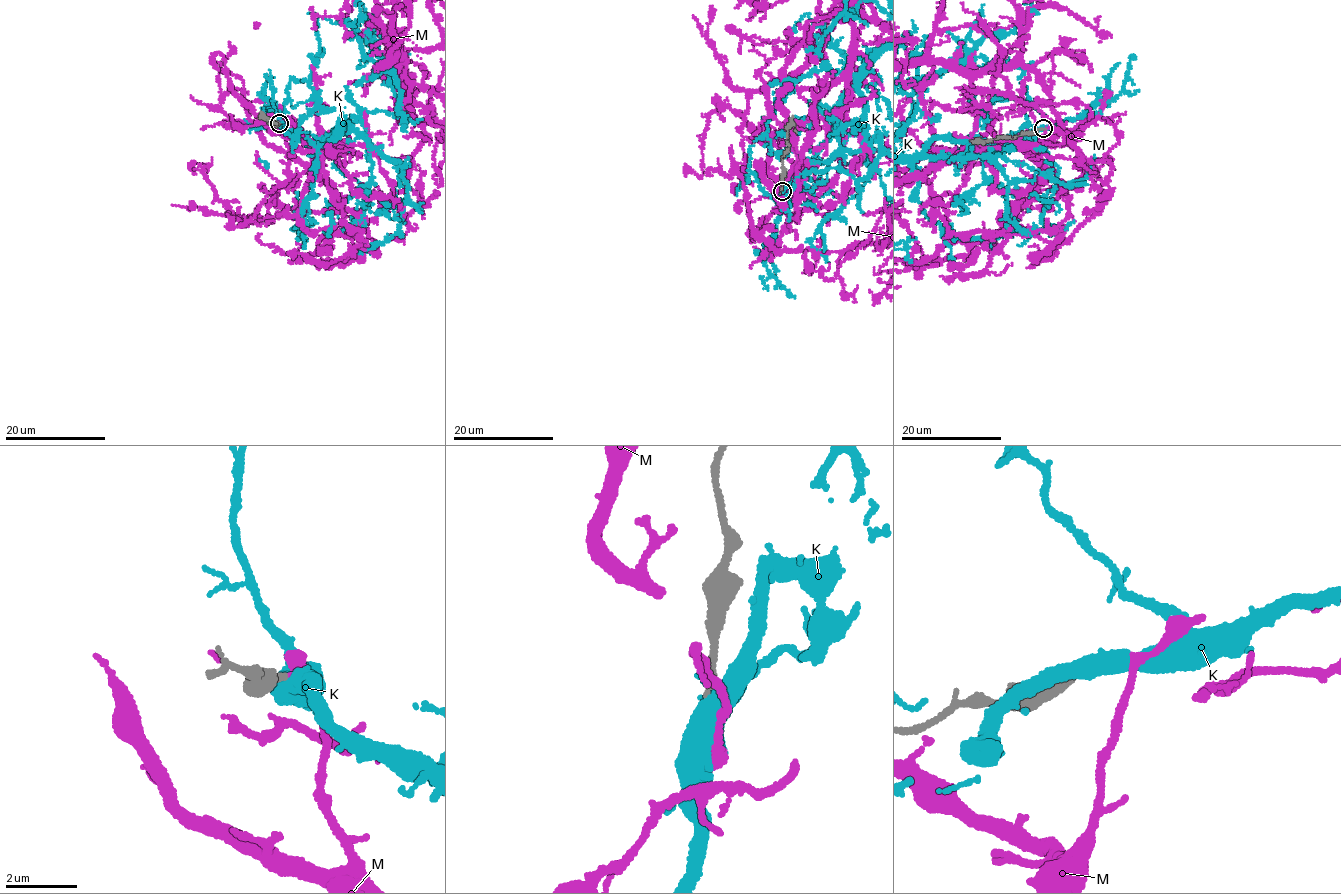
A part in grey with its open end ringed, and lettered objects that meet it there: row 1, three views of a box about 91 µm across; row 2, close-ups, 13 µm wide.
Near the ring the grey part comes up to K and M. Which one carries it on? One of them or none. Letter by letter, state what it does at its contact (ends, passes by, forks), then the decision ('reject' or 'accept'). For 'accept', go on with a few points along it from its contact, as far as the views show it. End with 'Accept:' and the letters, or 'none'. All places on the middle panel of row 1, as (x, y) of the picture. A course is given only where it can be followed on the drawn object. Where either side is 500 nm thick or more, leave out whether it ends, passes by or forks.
K: reject
M: it passes by | accept
Accept: M

